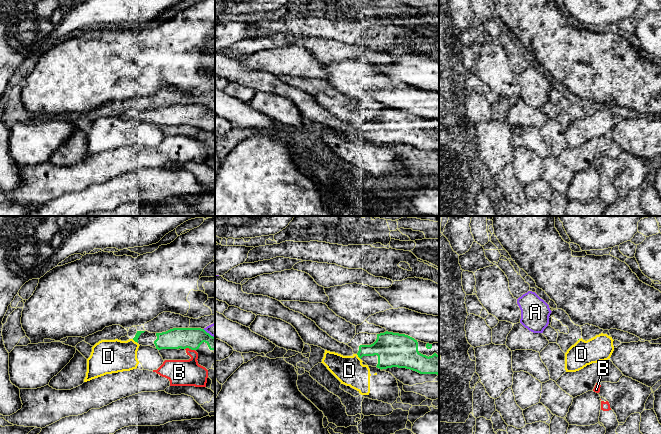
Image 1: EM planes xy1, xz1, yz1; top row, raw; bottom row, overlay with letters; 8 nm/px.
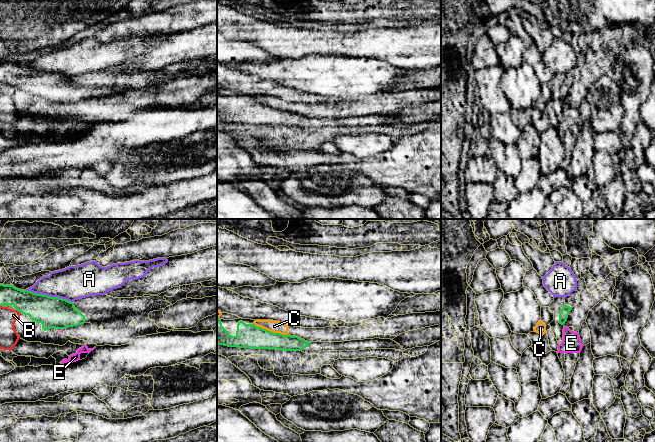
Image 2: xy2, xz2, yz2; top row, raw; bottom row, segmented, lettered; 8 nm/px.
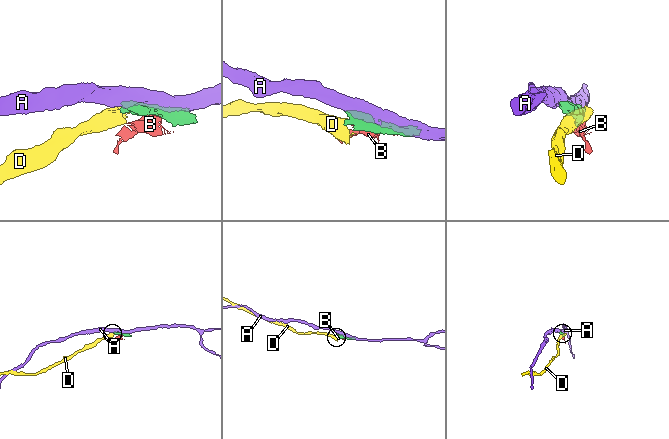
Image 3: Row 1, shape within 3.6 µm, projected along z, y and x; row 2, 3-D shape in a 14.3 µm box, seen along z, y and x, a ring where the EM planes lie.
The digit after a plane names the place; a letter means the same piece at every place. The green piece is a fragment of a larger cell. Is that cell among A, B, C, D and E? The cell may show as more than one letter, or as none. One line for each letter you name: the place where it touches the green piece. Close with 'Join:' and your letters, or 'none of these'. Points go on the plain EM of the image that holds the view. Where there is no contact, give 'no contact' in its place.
Join: none of these

